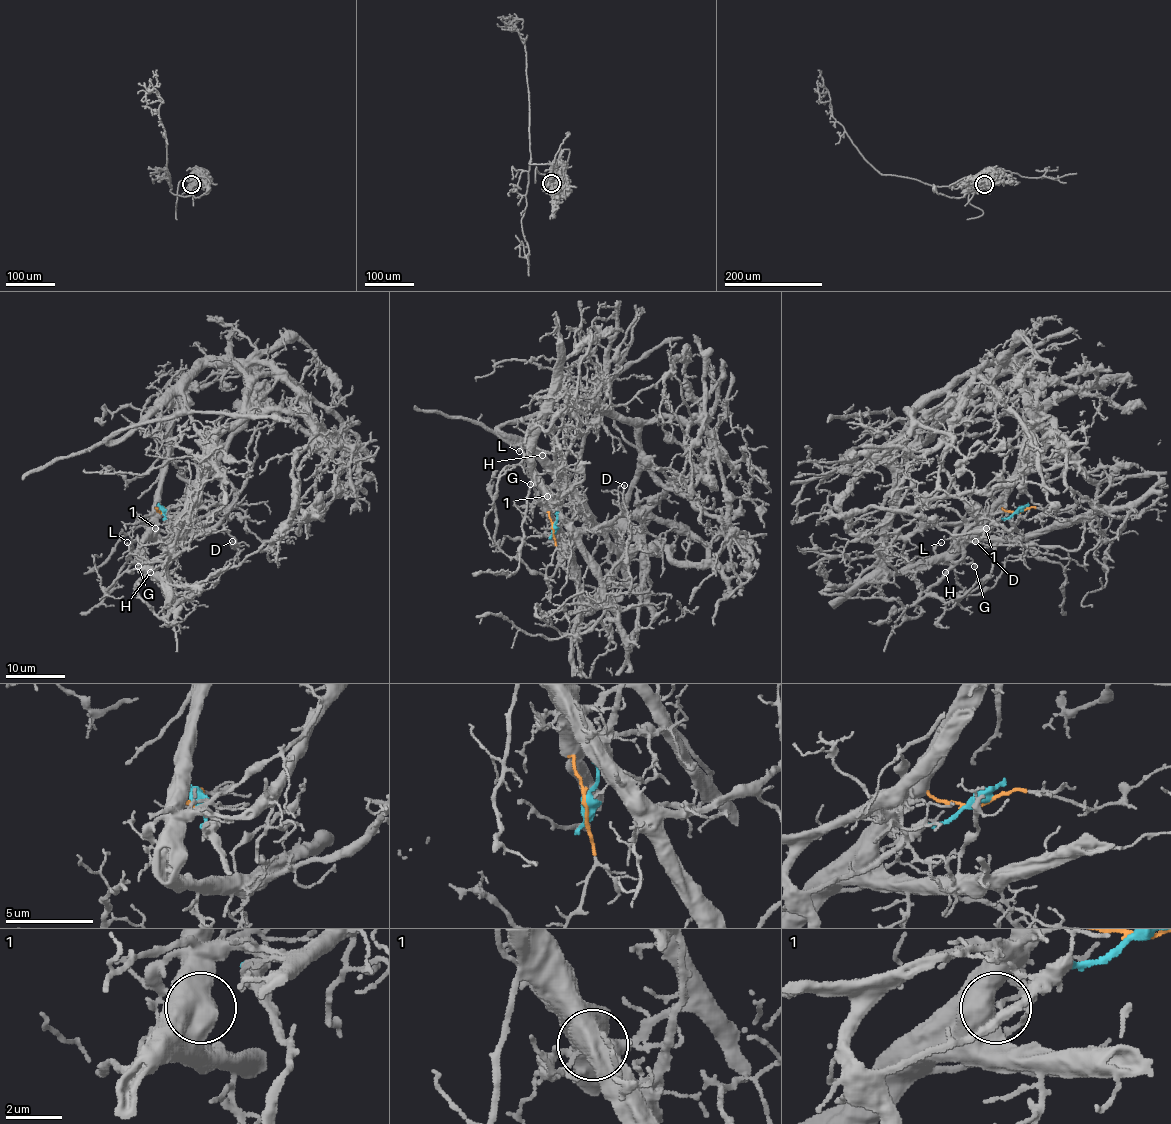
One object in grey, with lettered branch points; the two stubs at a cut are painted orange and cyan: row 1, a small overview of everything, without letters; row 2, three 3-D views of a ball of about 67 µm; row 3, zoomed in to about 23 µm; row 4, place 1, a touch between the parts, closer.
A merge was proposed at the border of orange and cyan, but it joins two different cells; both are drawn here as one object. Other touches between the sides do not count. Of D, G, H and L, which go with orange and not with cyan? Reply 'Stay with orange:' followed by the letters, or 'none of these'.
Stay with orange: D, L

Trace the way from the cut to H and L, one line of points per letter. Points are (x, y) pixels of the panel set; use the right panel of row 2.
H: (1018, 512), (999, 518), (963, 542), (962, 557), (944, 578), (945, 572)
L: (1018, 512), (997, 509), (944, 561), (935, 551), (941, 542)

